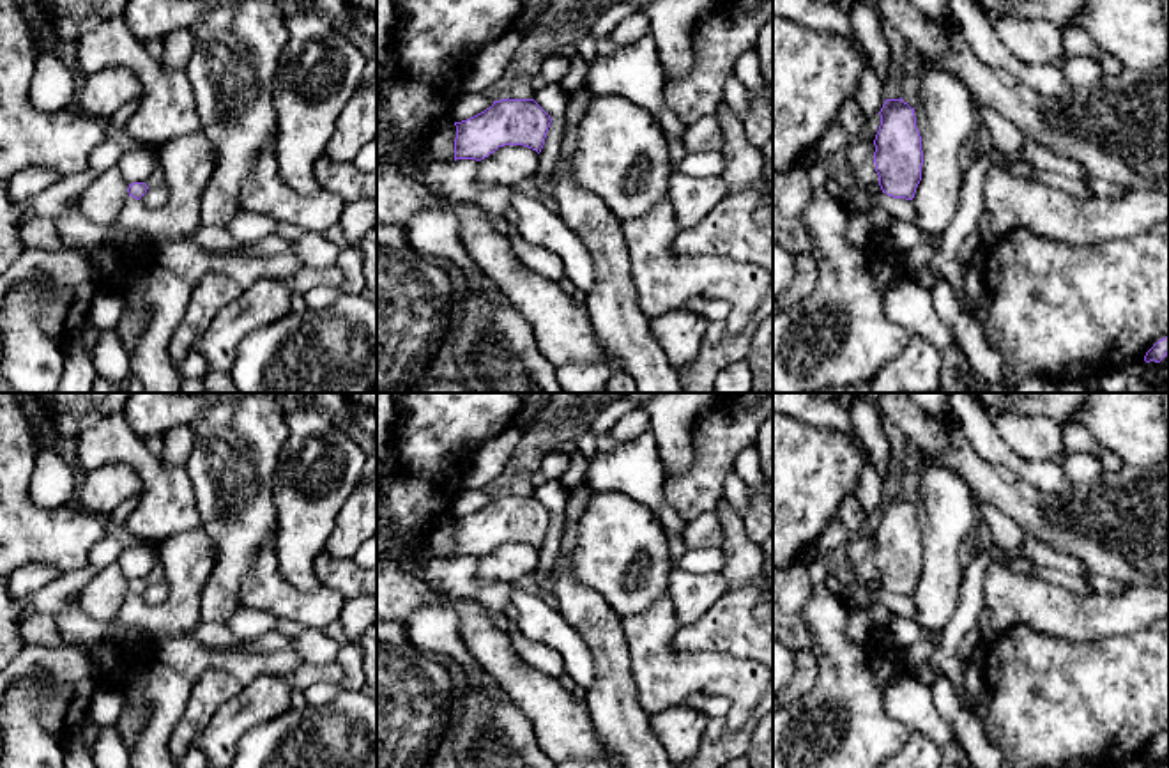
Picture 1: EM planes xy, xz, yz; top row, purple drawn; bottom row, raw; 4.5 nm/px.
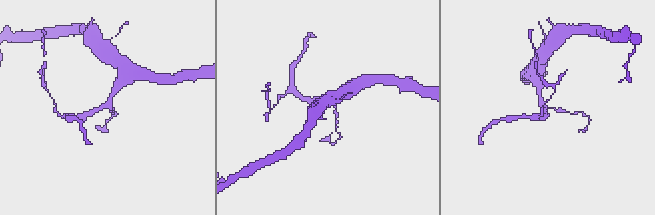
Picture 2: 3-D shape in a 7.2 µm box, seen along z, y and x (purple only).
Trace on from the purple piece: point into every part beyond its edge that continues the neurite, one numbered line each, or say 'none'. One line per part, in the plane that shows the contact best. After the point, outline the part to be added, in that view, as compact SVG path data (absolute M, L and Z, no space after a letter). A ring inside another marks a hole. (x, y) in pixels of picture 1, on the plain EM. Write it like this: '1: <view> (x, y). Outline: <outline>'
none

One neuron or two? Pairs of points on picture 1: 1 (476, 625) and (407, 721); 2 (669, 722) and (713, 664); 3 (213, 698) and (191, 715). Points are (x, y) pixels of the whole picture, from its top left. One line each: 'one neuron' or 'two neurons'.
1: two neurons
2: two neurons
3: one neuron

